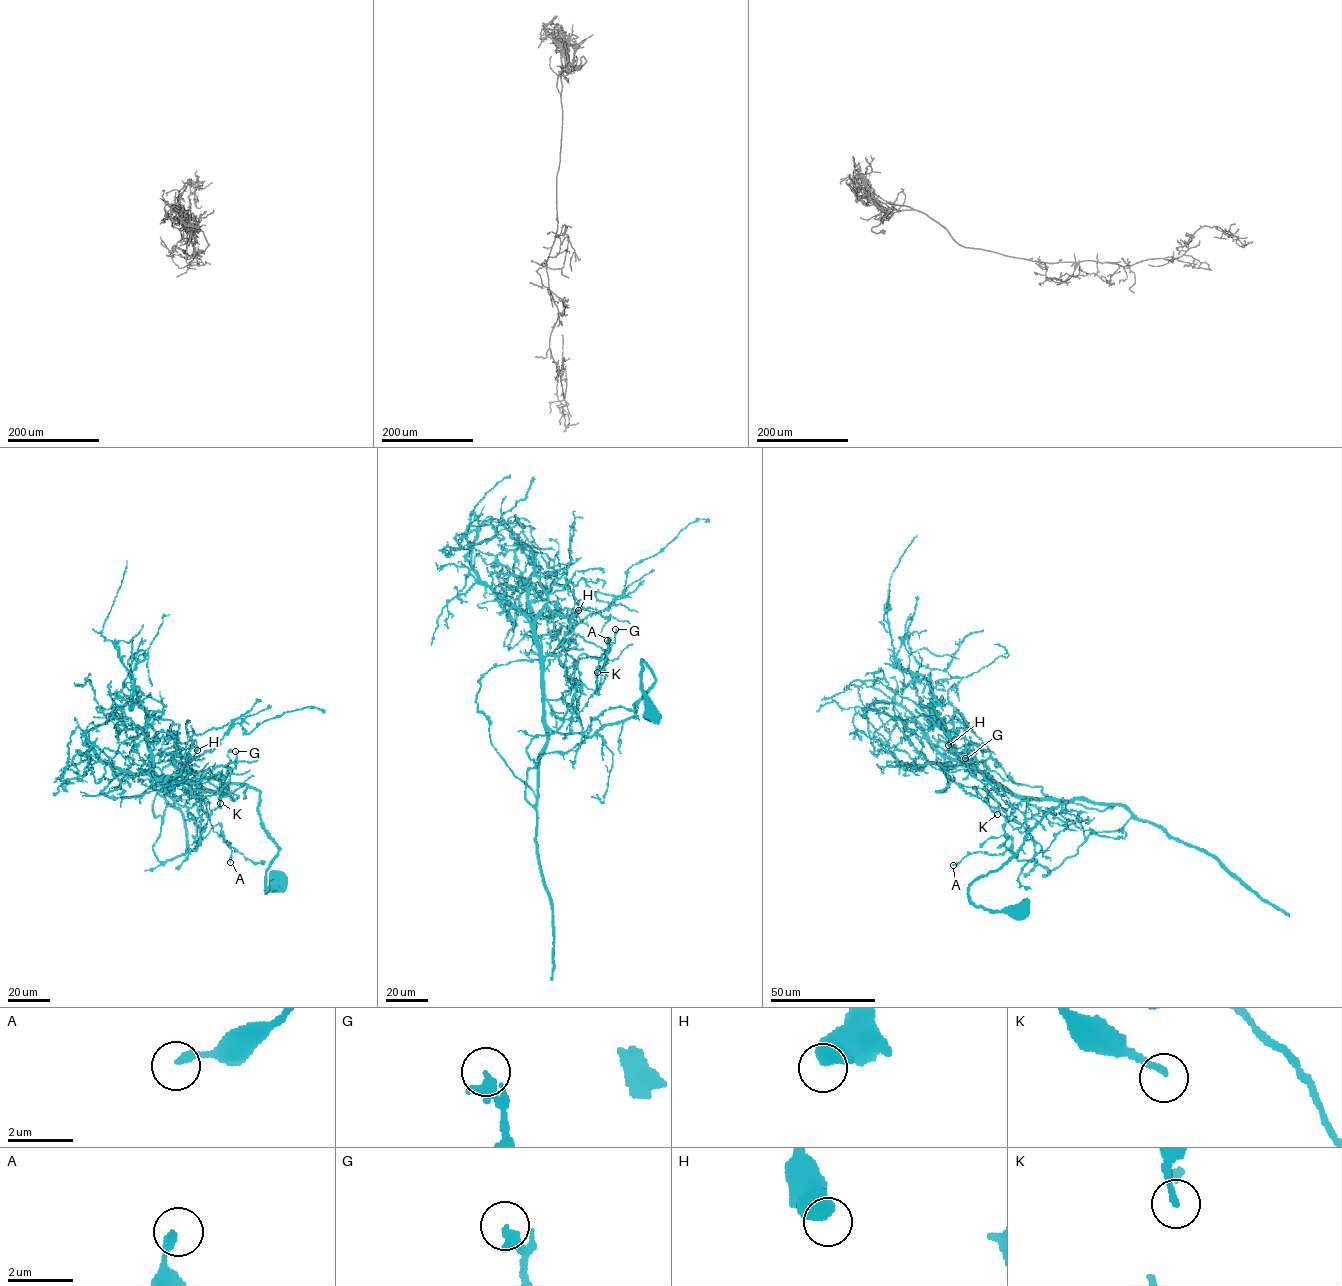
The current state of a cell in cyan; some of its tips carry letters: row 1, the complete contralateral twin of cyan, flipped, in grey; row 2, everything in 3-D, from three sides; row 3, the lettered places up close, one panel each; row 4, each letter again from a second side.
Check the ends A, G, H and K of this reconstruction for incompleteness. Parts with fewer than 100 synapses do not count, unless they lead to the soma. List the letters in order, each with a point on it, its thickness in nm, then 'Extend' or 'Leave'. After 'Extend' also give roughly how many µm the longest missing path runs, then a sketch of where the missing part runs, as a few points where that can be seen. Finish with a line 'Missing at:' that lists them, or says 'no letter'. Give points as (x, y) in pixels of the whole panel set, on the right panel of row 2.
A: Place: (953, 865). Thickness 260 nm. Leave
G: Place: (965, 758). Thickness 340 nm. Leave
H: Place: (948, 745). Thickness 700 nm. Leave
K: Place: (997, 814). Thickness 160 nm. Leave
Missing at: no letter

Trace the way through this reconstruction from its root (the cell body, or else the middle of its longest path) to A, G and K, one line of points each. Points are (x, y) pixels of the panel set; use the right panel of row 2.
A: (1019, 914), (977, 907), (968, 886), (1058, 800), (1130, 812), (1050, 871), (1001, 846), (1011, 837), (953, 865)
G: (1019, 914), (977, 907), (968, 886), (1066, 801), (1004, 790), (970, 759), (993, 776), (987, 787), (965, 758)
K: (1019, 914), (977, 907), (968, 886), (1058, 800), (1131, 814), (1049, 872), (1005, 846), (984, 787), (997, 814)

